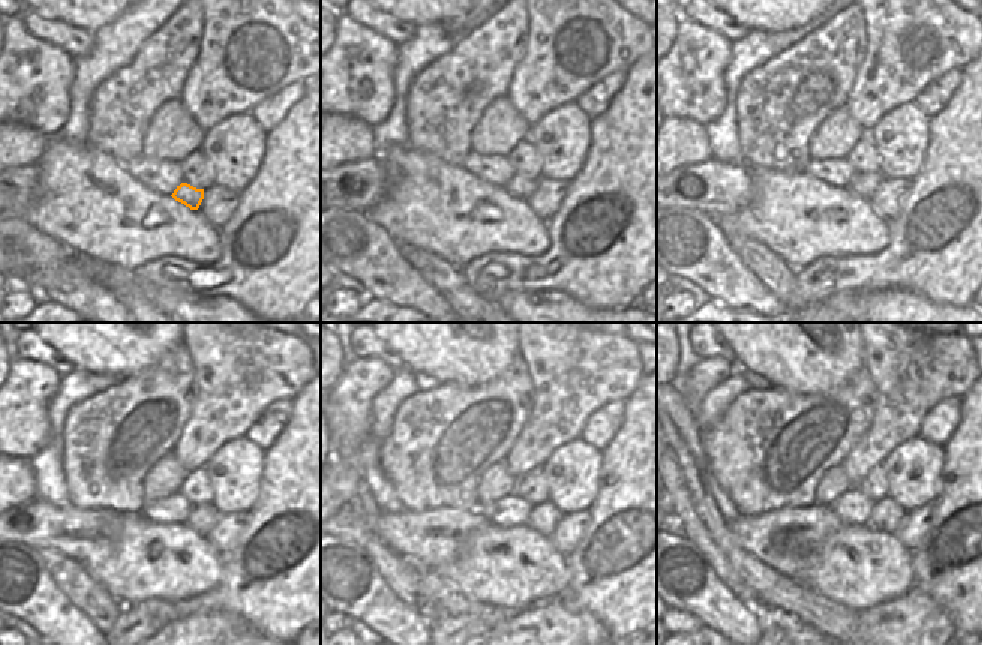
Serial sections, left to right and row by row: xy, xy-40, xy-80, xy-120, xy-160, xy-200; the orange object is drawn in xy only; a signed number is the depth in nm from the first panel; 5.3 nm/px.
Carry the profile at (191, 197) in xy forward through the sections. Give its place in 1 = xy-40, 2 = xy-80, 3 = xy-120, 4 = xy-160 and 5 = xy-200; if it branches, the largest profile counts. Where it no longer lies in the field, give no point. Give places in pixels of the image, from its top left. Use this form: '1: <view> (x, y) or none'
1: xy-40 (520, 186)
2: xy-80 (865, 185)
3: xy-120 (203, 518)
4: xy-160 (543, 518)
5: xy-200 (885, 516)

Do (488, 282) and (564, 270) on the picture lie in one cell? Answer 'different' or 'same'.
same

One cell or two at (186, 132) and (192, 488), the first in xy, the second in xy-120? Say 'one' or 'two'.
two

